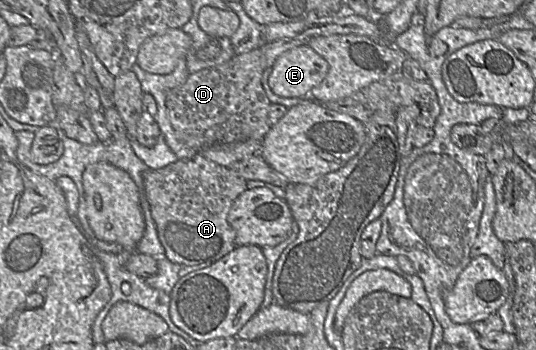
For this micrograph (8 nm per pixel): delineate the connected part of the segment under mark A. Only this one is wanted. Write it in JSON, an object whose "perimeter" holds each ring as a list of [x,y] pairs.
{"perimeter":[[[197,153],[194,158],[178,159],[160,169],[147,169],[142,177],[142,196],[155,222],[164,255],[172,263],[214,263],[237,246],[227,217],[233,202],[247,190],[247,180],[236,171]]]}

